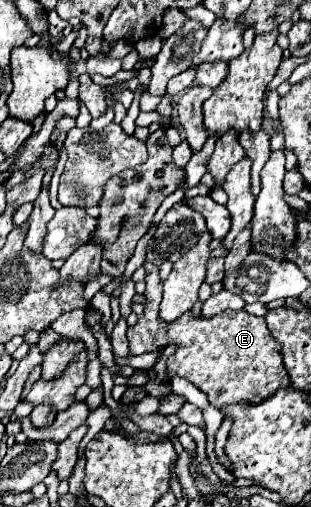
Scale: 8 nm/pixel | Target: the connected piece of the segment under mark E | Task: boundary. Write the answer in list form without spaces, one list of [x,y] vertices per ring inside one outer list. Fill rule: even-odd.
[[[145,262],[143,268],[145,268],[145,272],[147,272],[147,276],[145,276],[145,284],[147,284],[147,288],[145,288],[145,294],[143,294],[143,296],[145,296],[145,302],[143,302],[143,314],[141,314],[141,318],[137,320],[135,326],[129,326],[129,328],[127,328],[129,352],[131,352],[133,356],[145,354],[145,352],[163,350],[163,348],[167,348],[169,344],[175,344],[175,346],[177,346],[175,354],[171,354],[171,356],[167,358],[167,382],[171,382],[173,376],[181,376],[181,378],[189,380],[191,384],[195,384],[203,394],[207,394],[207,398],[209,398],[211,404],[219,404],[219,406],[221,406],[221,404],[239,404],[239,402],[241,402],[241,404],[259,404],[261,400],[265,400],[267,396],[271,396],[271,394],[267,394],[267,392],[277,392],[279,388],[289,386],[289,376],[287,376],[287,370],[285,370],[285,366],[283,366],[283,358],[281,358],[281,344],[275,342],[275,338],[271,336],[271,332],[269,332],[269,328],[267,328],[267,324],[265,324],[265,318],[251,316],[251,314],[247,314],[245,310],[223,310],[221,314],[211,316],[211,318],[205,318],[205,316],[193,316],[193,312],[187,312],[187,314],[183,314],[179,320],[163,322],[163,320],[159,320],[159,302],[161,302],[161,288],[163,288],[163,282],[159,280],[159,268],[157,268],[155,264],[149,264],[149,262]]]

